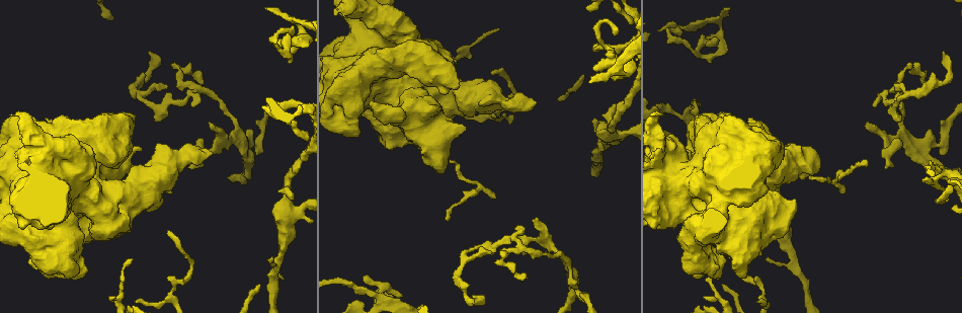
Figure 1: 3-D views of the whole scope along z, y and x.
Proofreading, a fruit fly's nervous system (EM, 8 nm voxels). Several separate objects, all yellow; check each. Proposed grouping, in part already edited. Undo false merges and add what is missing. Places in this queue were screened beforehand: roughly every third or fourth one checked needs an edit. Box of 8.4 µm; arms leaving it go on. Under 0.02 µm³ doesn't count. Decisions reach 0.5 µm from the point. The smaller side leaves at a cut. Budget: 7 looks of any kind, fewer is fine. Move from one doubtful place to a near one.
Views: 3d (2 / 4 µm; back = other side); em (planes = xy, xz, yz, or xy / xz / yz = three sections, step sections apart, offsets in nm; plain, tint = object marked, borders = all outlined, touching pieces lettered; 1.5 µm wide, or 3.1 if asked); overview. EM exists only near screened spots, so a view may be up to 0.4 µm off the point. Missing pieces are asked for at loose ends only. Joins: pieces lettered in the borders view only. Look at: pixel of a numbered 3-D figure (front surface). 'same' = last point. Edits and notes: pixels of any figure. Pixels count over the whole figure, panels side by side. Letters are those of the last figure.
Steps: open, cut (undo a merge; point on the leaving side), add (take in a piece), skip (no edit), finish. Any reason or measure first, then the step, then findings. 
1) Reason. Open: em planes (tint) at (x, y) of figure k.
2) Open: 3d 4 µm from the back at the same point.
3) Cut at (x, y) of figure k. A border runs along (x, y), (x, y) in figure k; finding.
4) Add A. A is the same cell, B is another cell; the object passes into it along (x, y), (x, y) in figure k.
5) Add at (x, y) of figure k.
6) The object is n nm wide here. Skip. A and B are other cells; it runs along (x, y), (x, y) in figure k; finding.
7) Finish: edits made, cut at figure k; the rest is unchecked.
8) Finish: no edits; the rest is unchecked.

Open: em xz step 4 (tint) at (803, 166) of figure 1.

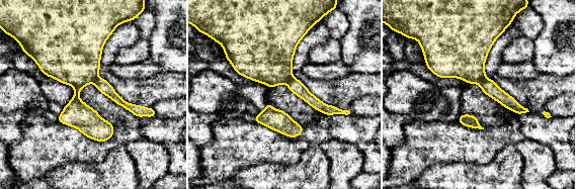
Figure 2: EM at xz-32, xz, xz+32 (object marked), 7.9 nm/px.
Another direction. Open: em planes (borders) at the same point.

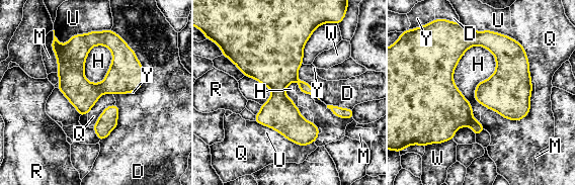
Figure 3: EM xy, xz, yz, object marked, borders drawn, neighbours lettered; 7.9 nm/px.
Cut at (476, 126) of figure 3. D, H, M, Q, R, U, W and Y are other cells; a border runs along (473, 117), (469, 124) in figure 3; a second neuron is stuck on.

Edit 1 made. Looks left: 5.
See it whole again. Open: overview.

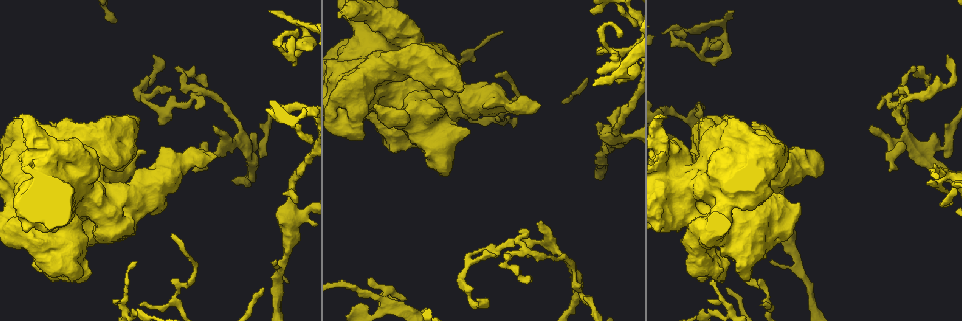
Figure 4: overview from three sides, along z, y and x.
Thick end. Open: 3d 4 µm at (51, 275) of figure 4.

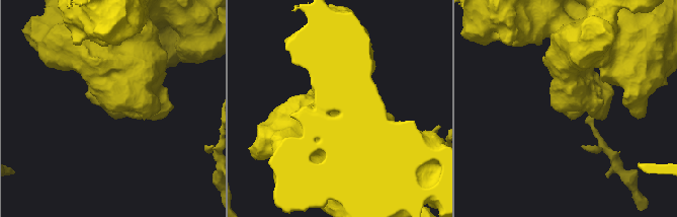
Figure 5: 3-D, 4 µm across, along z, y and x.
Open: em planes (tint) at (559, 112) of figure 5.

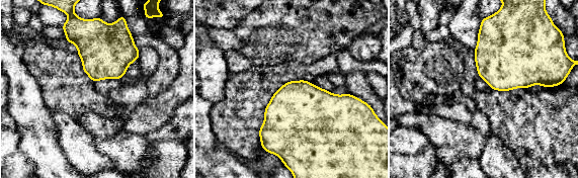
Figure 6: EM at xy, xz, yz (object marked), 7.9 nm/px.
See the neighbours. Open: em planes (borders) at the same point.

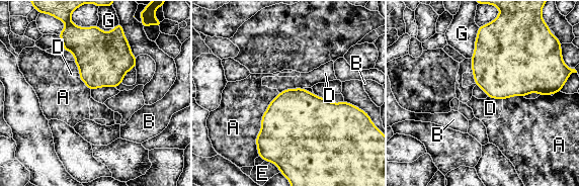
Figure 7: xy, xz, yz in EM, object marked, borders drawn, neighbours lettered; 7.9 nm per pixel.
Skip. A, B, D, E and G are other cells; a border runs along (295, 87), (284, 89), (279, 93) in figure 7; no lettered piece goes on from it.

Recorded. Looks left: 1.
An open end. Open: em planes (borders) at (153, 55) of figure 4.

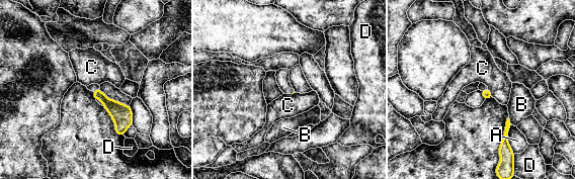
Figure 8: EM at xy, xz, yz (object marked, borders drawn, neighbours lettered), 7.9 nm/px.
Skip. A, B, C and D are other cells; a border runs along (488, 88), (492, 96) in figure 8; none of them fits.

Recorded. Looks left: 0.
Finish: edits made, cut at figure 3; the rest is unchecked.

